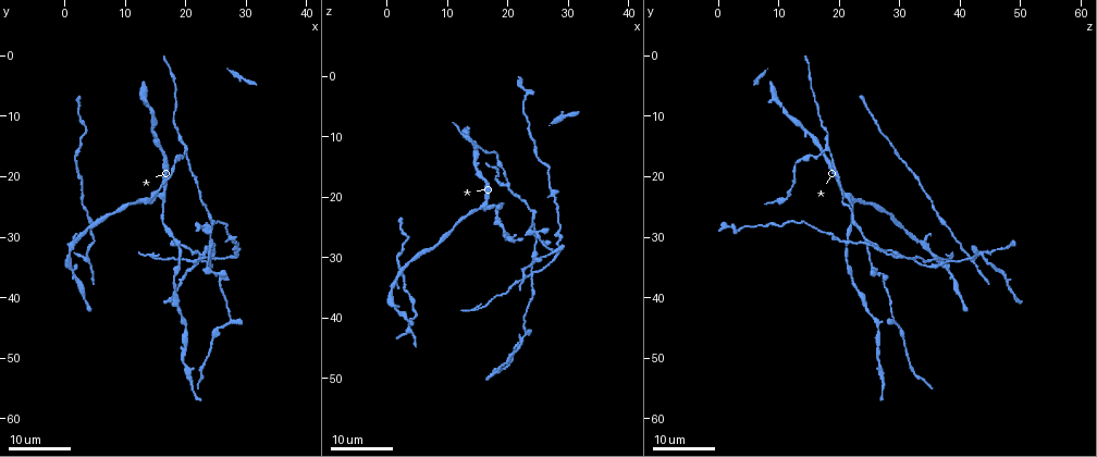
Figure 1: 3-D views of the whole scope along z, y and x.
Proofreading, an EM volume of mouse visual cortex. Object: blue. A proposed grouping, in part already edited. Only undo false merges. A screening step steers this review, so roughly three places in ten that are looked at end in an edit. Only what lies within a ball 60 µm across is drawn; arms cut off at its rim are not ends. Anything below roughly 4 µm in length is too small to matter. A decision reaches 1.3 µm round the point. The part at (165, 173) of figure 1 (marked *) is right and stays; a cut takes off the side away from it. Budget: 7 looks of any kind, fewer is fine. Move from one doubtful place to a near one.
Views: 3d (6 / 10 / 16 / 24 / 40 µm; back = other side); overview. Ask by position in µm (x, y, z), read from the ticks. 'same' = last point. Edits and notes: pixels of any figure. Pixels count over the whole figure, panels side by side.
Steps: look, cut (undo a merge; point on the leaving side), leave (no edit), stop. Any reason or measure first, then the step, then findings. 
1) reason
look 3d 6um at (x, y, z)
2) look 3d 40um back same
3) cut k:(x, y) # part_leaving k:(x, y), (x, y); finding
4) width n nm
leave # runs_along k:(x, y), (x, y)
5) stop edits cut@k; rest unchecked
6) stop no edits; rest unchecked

four or more arms meet
look 3d 24um at (22.0, 32.5, 43.5)

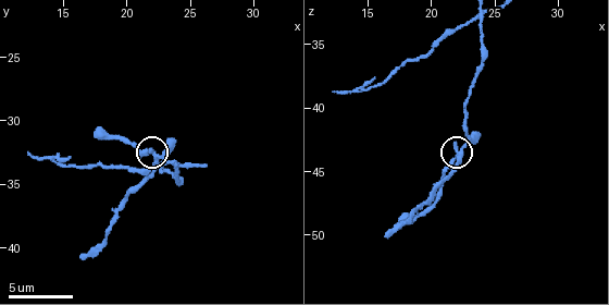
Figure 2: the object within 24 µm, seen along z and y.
look 3d 6um at (22.2, 32.8, 43.6)

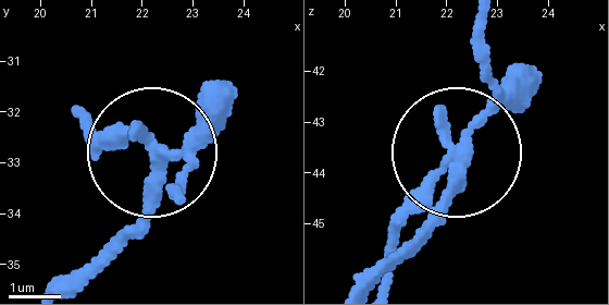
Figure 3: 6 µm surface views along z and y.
width 240 nm
cut 3:(152, 212) # a second cell is stuck on

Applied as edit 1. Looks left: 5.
four arms meet
look 3d 16um at (24.0, 33.5, 33.0)

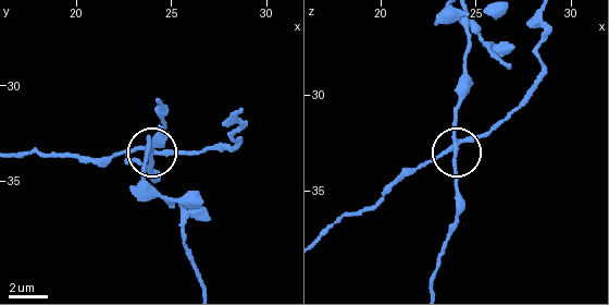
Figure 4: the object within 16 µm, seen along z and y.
zoom in
look 3d 6um at (23.9, 33.9, 32.5)

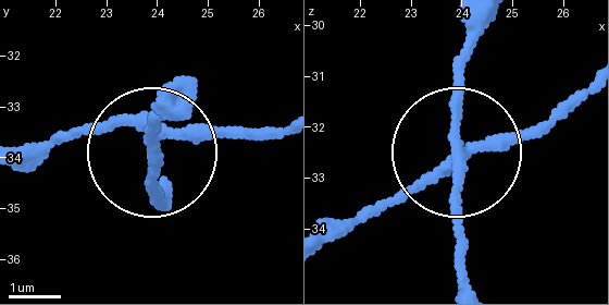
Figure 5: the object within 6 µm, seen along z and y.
cut 5:(228, 137) # part_leaving 5:(462, 146), (523, 142), (588, 81); a second cell is stuck on

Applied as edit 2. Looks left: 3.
a fork
look 3d 24um at (20.0, 15.5, 18.5)

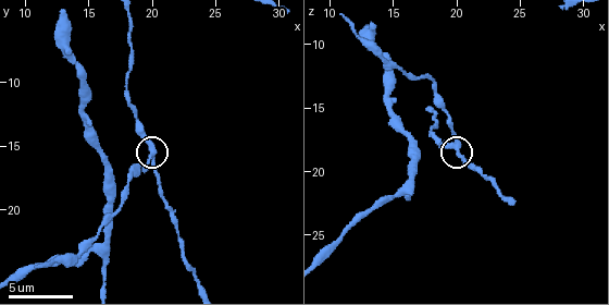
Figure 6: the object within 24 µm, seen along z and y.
look 3d 6um at (20.0, 15.4, 18.2)

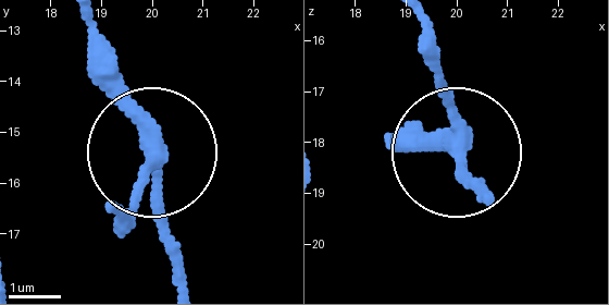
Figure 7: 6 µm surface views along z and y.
arms 3
leave # all the same cell

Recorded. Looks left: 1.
three-way junction
look 3d 6um at (16.0, 23.4, 21.6)

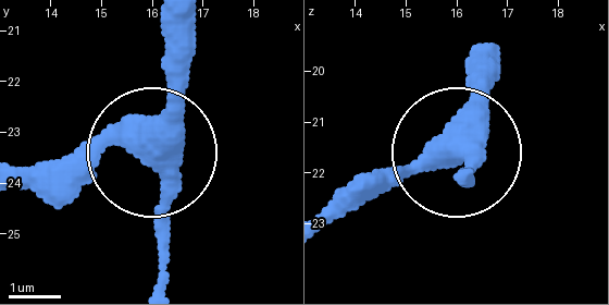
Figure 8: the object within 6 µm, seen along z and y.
side_arm 40 um; arms 3
leave # all the same cell

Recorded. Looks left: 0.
stop edits cut@3, cut@5; rest unchecked

